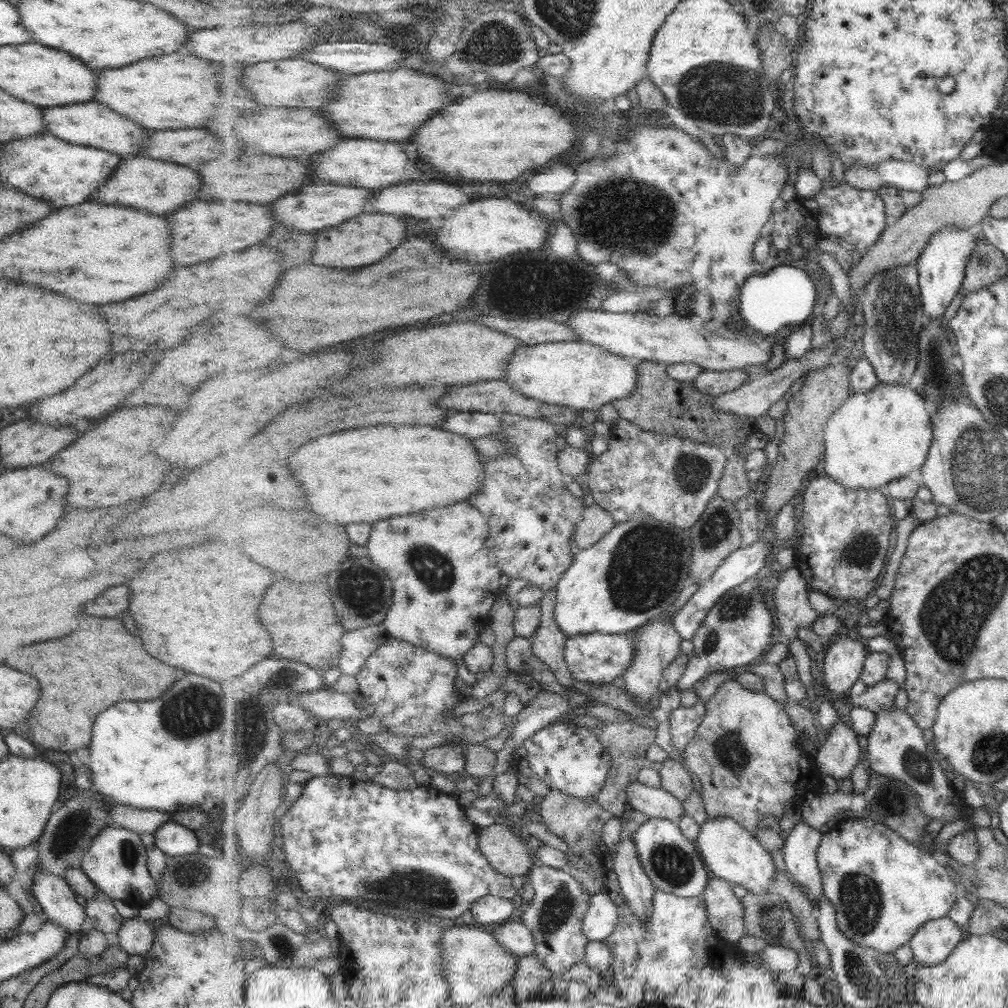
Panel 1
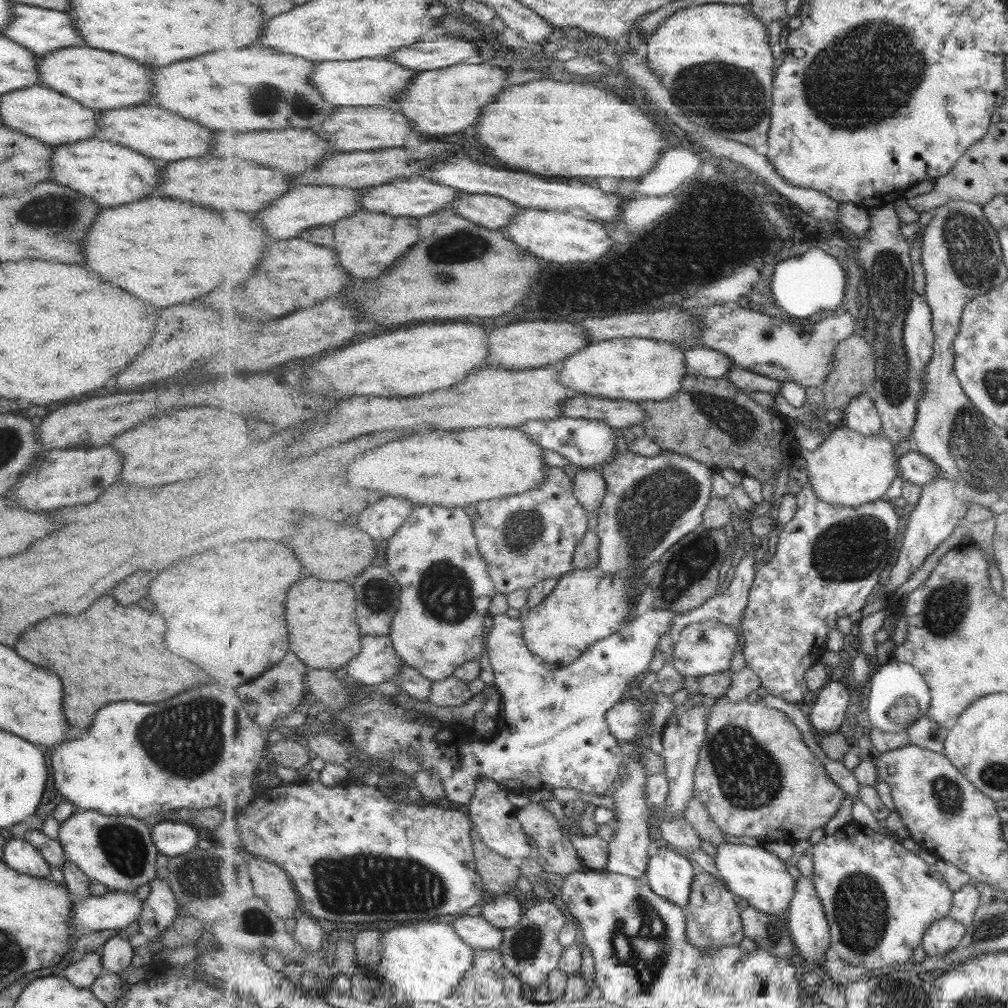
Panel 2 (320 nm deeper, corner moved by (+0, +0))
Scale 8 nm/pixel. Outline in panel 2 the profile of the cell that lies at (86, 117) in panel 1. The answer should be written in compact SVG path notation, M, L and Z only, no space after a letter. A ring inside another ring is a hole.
M131 106L105 111L105 114L96 114L99 118L98 126L101 128L96 134L103 140L112 140L121 146L127 146L160 163L205 156L211 152L213 144L211 130L163 109L157 106Z

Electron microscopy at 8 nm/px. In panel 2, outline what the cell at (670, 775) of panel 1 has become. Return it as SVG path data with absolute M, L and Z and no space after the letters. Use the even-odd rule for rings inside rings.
M697 797L692 798L684 812L684 817L693 825L703 840L708 840L715 847L725 842L725 833L712 819L710 810Z

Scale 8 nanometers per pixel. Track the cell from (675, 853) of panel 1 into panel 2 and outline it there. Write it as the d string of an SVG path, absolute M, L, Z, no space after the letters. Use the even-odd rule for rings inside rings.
M662 843L652 851L645 880L656 893L685 908L698 870L689 856Z

